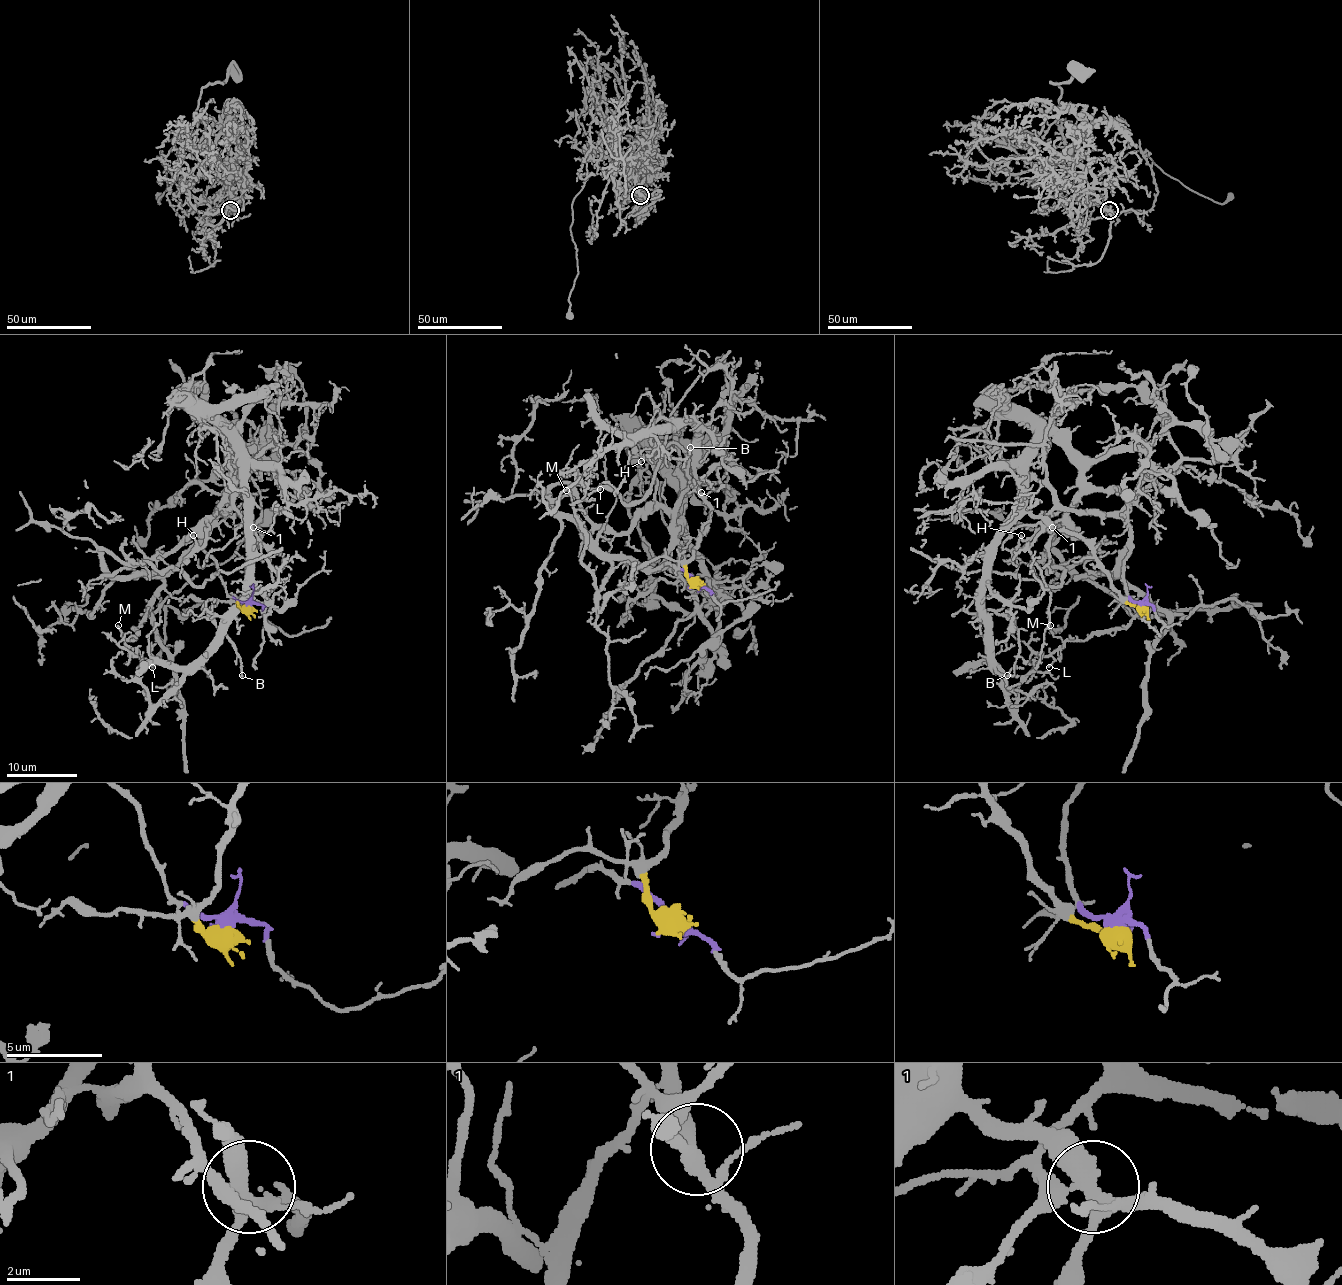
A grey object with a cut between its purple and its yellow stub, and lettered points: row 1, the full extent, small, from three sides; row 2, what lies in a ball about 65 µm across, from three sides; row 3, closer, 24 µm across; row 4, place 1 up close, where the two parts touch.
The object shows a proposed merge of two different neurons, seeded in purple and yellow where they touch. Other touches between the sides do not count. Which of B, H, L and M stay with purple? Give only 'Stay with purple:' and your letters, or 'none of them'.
Stay with purple: L, M

